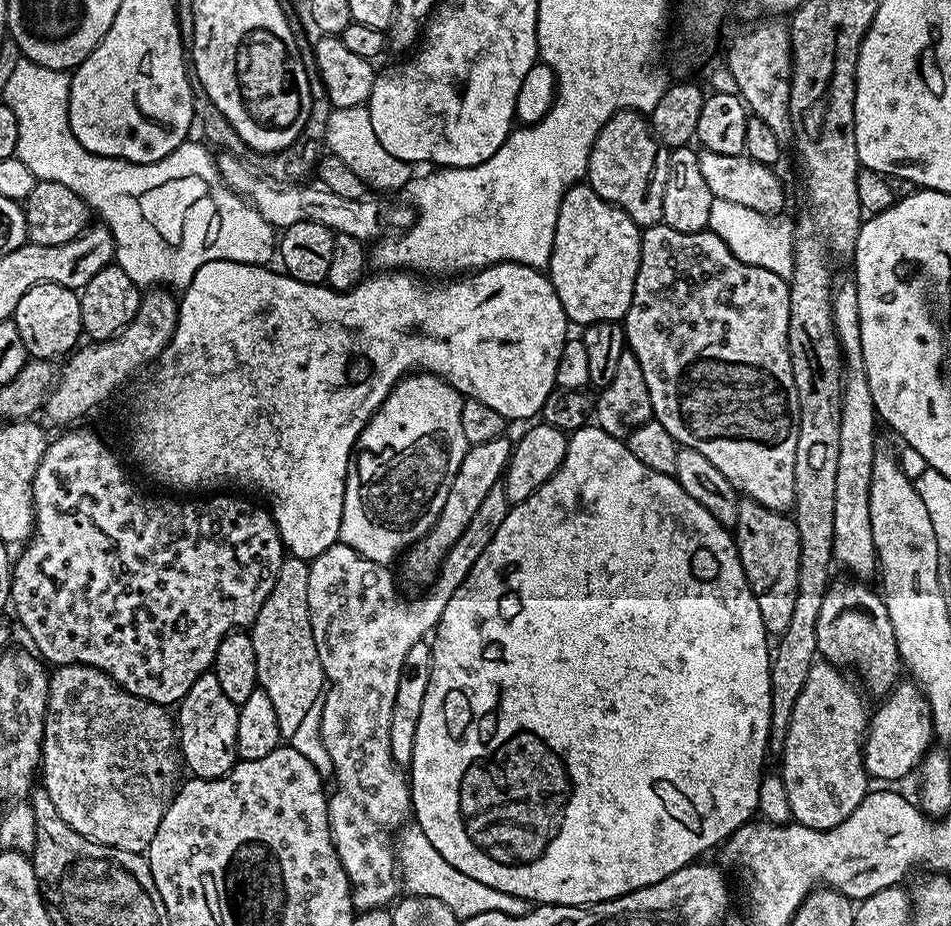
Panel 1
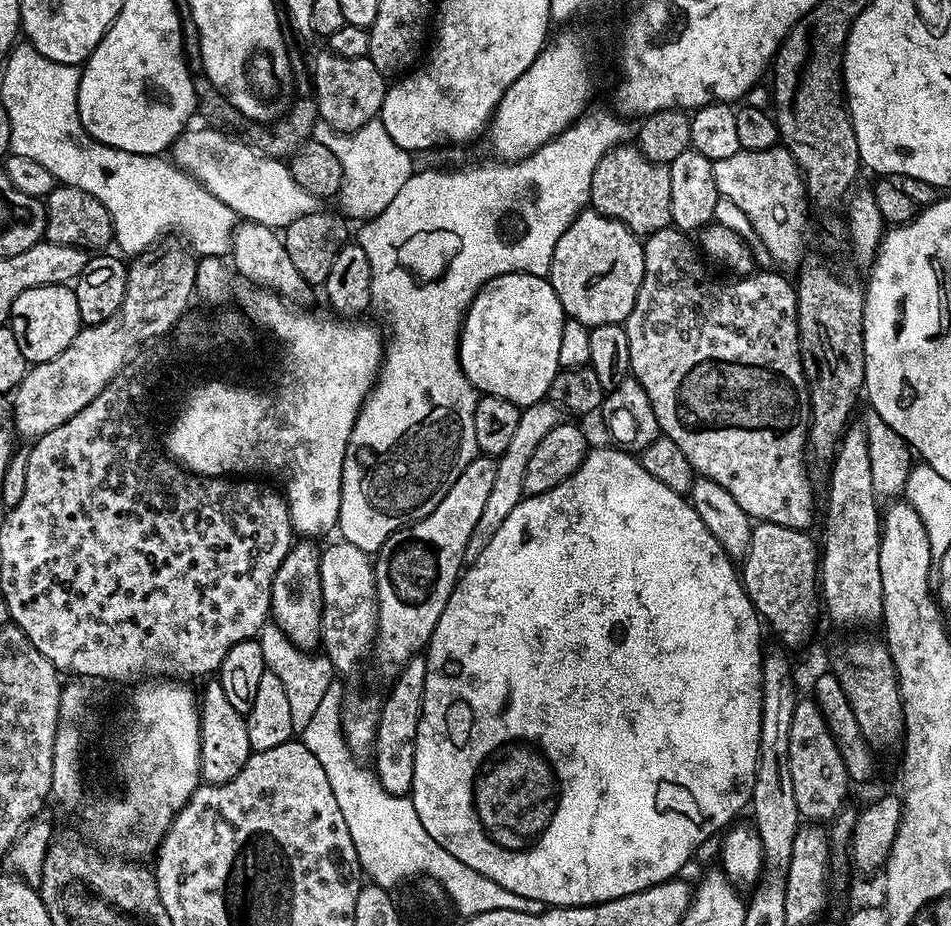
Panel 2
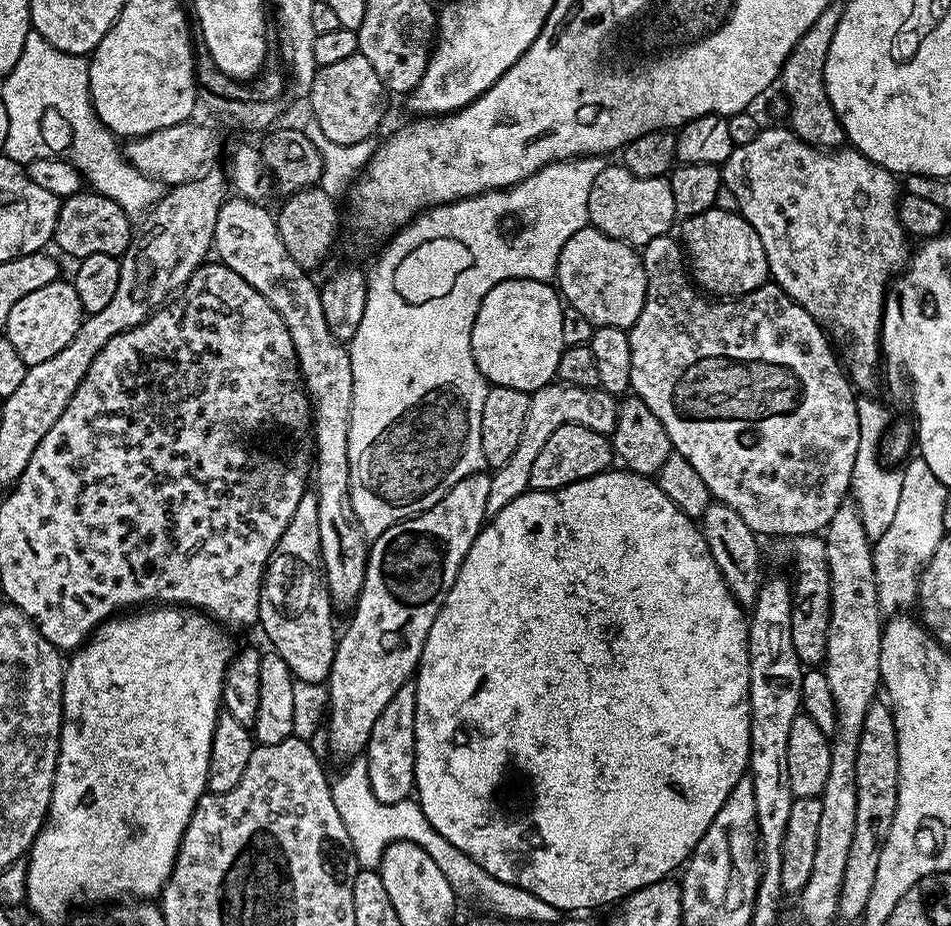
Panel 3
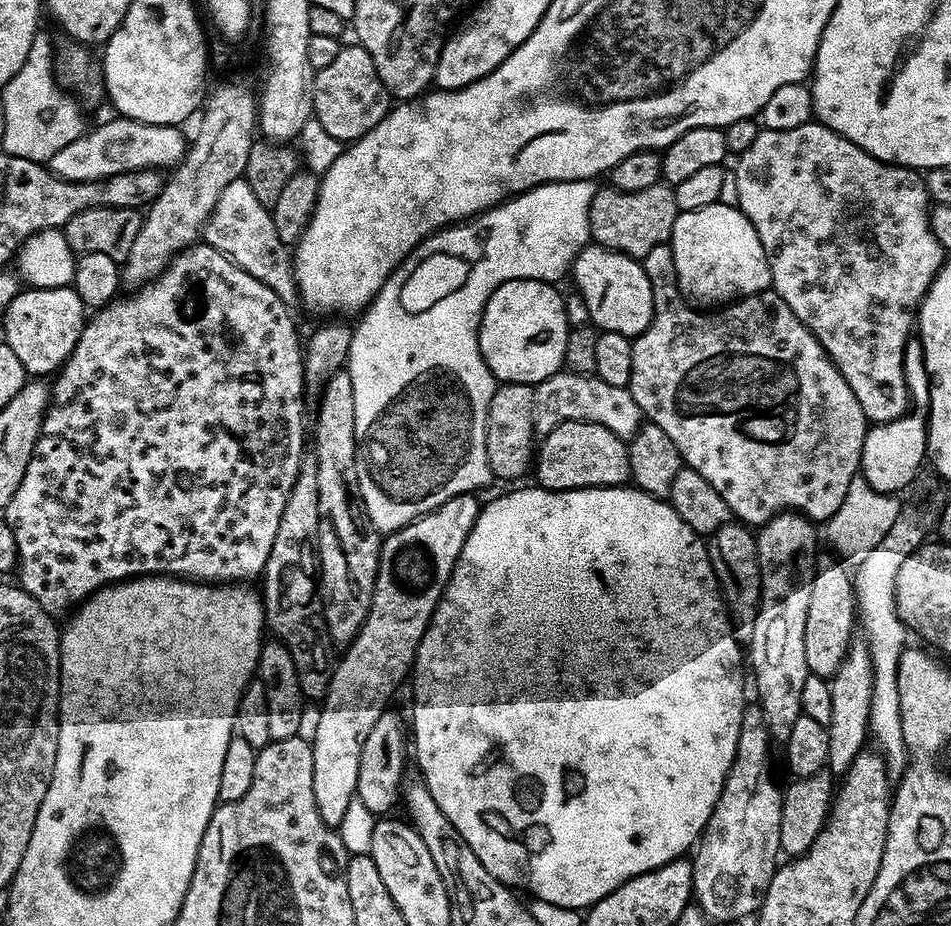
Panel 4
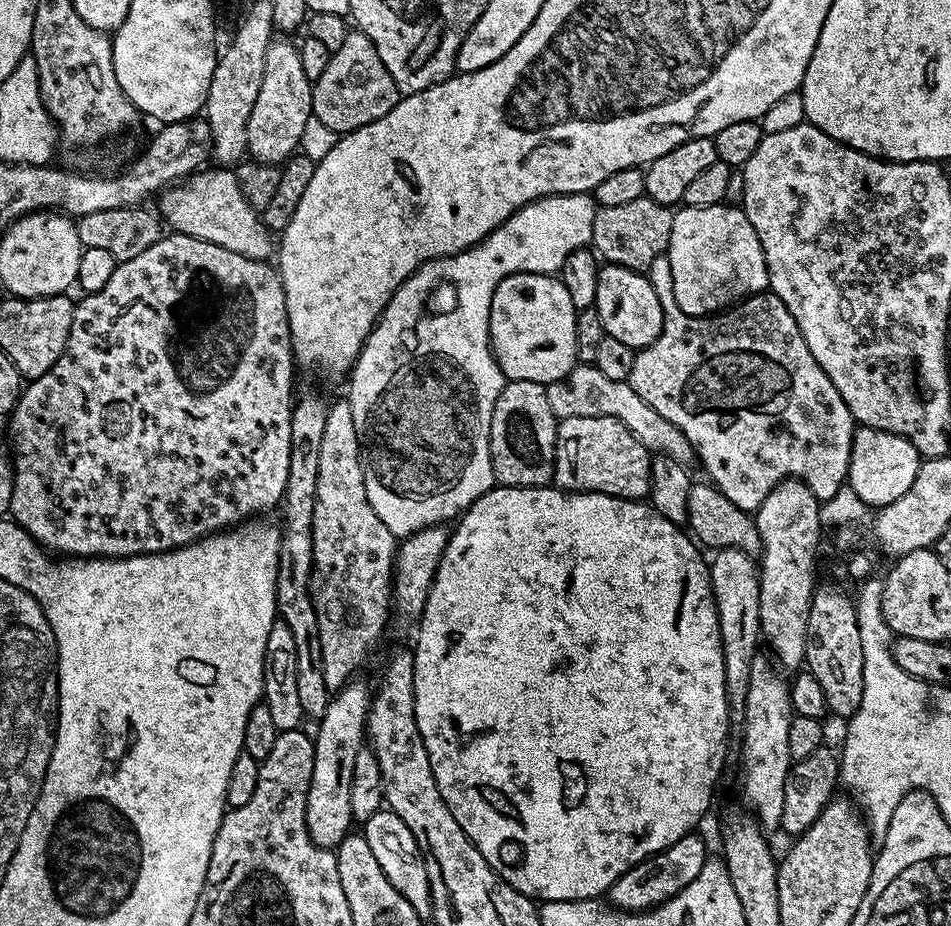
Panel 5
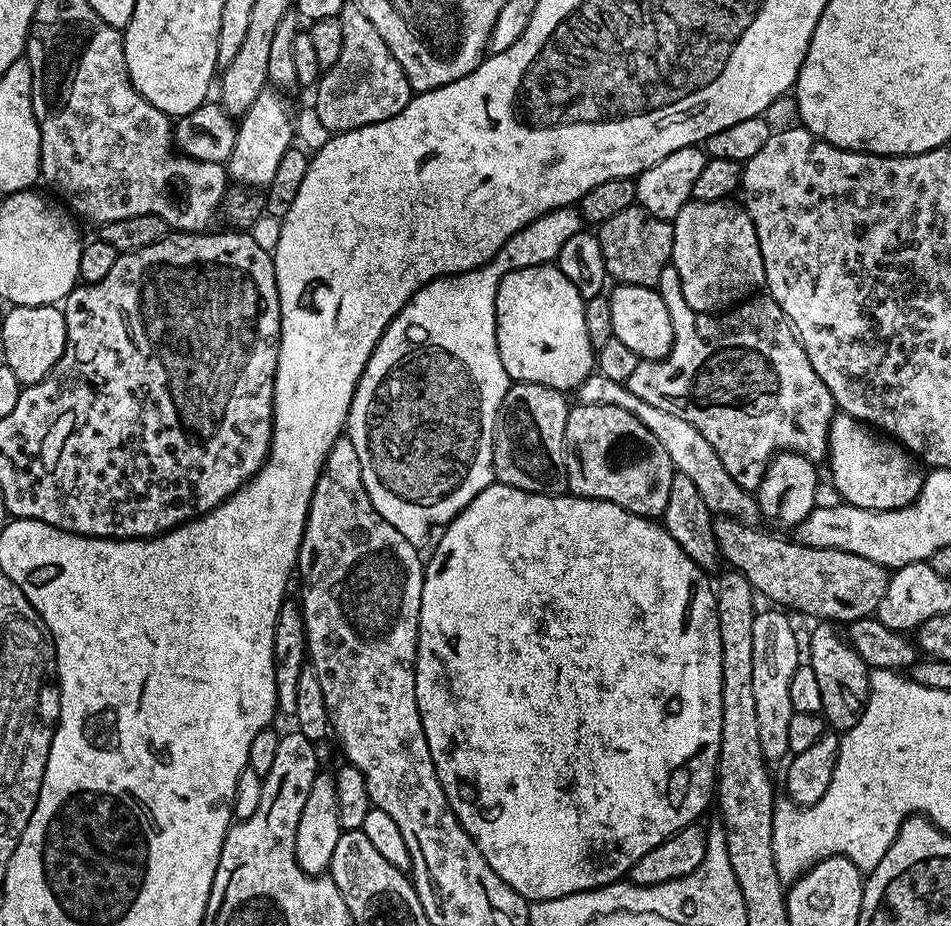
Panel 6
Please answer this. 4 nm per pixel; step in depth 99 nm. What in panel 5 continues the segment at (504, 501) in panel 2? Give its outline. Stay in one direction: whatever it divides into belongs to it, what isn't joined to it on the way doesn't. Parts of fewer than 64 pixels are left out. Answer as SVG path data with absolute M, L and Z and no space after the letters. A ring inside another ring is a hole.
M577 363L570 374L566 374L566 378L547 385L546 398L557 421L599 416L618 418L618 422L622 422L622 426L626 426L626 430L630 430L630 434L634 434L634 438L638 438L638 442L642 442L649 453L669 456L685 466L691 465L691 460L694 460L692 443L686 434L682 434L682 430L678 430L678 426L674 426L674 422L666 422L666 418L662 418L654 406L646 406L627 380L606 378L606 374L602 374L595 364Z

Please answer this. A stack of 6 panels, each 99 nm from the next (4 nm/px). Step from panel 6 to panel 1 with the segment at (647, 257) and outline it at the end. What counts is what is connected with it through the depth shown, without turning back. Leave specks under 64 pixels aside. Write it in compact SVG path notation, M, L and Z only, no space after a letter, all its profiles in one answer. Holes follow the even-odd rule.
M619 112L606 122L590 150L586 182L606 202L620 208L641 229L663 221L662 194L666 194L669 149L656 139L647 115Z

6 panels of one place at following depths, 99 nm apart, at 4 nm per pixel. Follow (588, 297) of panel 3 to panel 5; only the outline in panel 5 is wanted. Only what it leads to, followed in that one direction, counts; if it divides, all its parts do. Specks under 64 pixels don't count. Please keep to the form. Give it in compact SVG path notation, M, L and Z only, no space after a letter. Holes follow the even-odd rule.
M605 263L598 274L598 292L594 305L604 327L604 335L626 342L637 350L650 346L662 334L664 315L662 302L654 294L654 286L644 272L635 272L626 266Z

